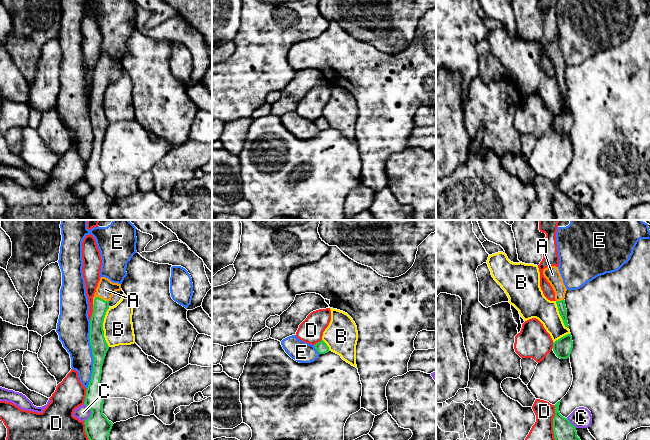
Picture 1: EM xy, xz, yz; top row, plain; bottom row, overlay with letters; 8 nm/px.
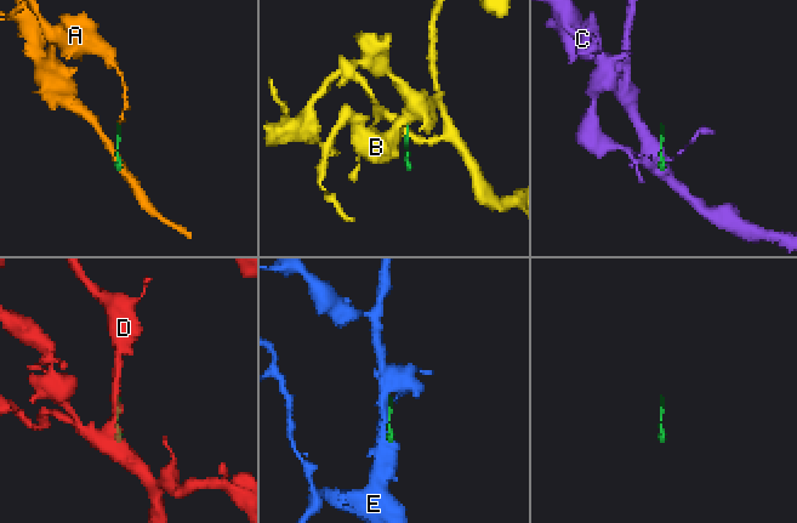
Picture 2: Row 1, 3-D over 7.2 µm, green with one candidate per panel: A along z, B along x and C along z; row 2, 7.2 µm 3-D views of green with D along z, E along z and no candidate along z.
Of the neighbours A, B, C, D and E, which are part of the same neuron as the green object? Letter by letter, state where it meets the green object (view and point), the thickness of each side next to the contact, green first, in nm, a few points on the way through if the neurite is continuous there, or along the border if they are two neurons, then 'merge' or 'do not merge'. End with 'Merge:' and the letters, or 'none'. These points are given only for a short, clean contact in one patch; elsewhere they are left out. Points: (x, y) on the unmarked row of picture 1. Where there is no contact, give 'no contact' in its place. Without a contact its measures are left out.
A: meets green in xy at (98, 73); 120 nm thick on the green side, 140 nm on the other; do not merge
B: meets green in xy at (102, 103); 140 nm thick on the green side, 240 nm on the other; border along xy (109, 83), (103, 98), (103, 112), (108, 122); do not merge
C: meets green in xy at (91, 187); 200 nm thick on the green side, 120 nm on the other; border along xy (84, 179), (91, 188), (91, 191), (86, 196); do not merge
D: meets green in yz at (553, 200); 190 nm thick on the green side, 240 nm on the other; do not merge
E: meets green in xy at (92, 130); 140 nm thick on the green side, 260 nm on the other; do not merge
Merge: none

